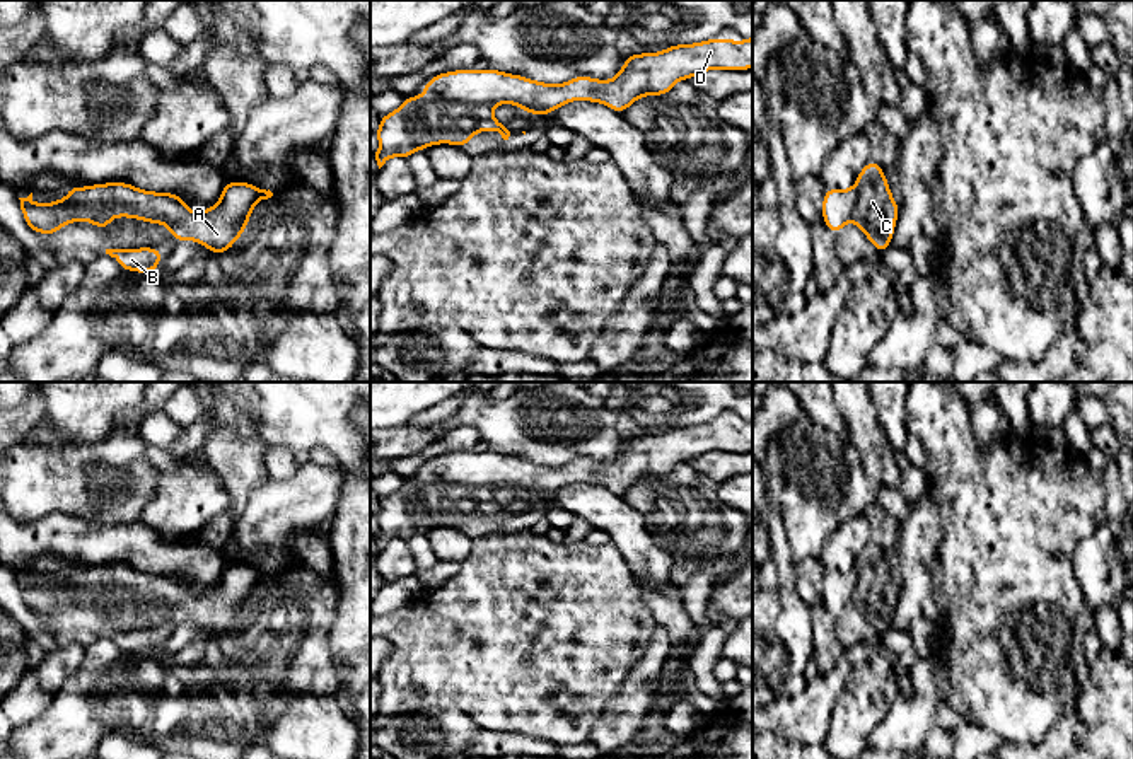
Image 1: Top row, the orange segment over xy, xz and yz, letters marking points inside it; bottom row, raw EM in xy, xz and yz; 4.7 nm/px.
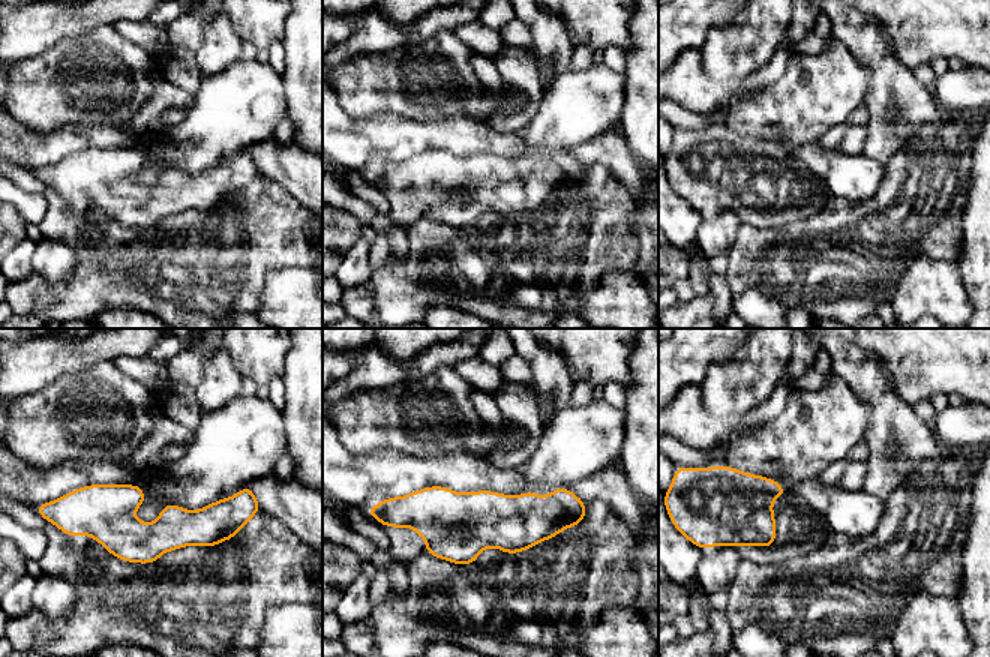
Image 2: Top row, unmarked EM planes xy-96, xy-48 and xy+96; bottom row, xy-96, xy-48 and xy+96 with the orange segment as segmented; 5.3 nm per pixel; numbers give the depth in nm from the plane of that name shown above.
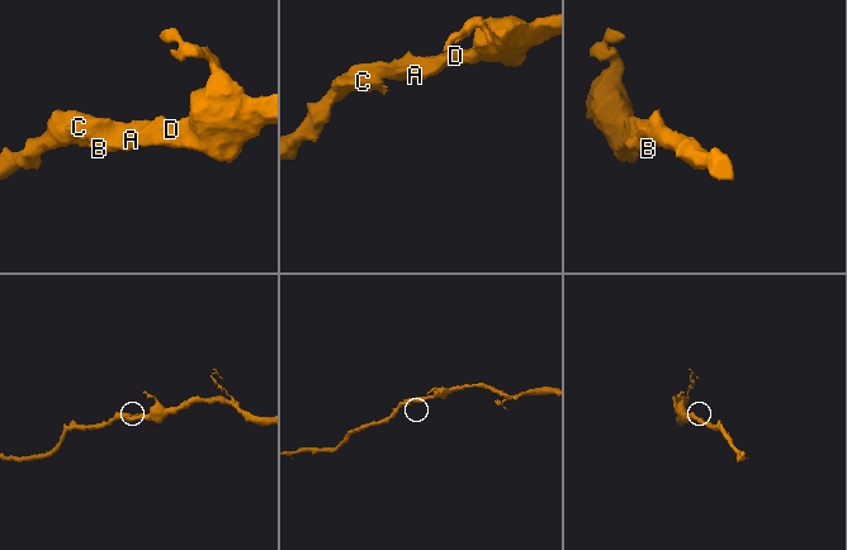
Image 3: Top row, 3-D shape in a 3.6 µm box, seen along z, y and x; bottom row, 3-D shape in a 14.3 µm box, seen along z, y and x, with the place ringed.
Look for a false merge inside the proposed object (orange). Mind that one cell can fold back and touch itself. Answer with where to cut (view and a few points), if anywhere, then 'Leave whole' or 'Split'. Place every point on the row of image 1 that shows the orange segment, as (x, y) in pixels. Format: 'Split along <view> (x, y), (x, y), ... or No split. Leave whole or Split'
No split. Leave whole

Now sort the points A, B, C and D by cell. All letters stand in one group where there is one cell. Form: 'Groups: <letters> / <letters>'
Groups: A B C D

